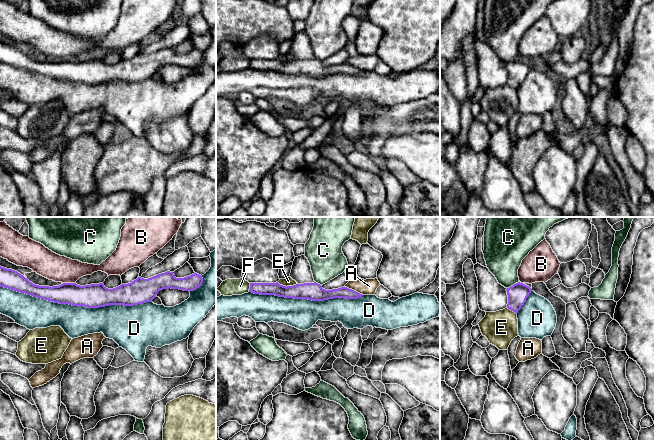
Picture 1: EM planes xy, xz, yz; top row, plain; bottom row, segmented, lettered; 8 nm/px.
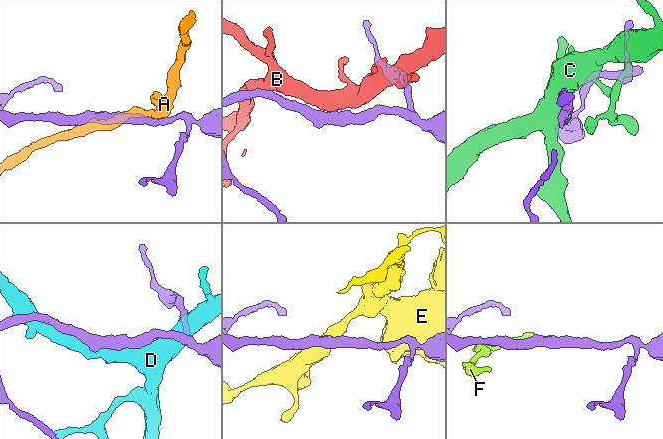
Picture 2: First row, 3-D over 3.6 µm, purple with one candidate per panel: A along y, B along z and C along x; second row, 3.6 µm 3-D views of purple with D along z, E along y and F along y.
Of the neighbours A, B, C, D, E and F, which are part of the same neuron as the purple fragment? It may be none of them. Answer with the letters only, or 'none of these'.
none of these

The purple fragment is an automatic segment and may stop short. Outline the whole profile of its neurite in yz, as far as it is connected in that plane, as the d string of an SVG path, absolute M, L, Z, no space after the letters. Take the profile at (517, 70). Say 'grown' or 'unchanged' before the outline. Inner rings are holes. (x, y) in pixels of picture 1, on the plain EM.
unchanged | M518 58L507 64L506 67L508 71L507 84L517 90L523 80L526 78L526 75L531 69L532 65L525 60Z

